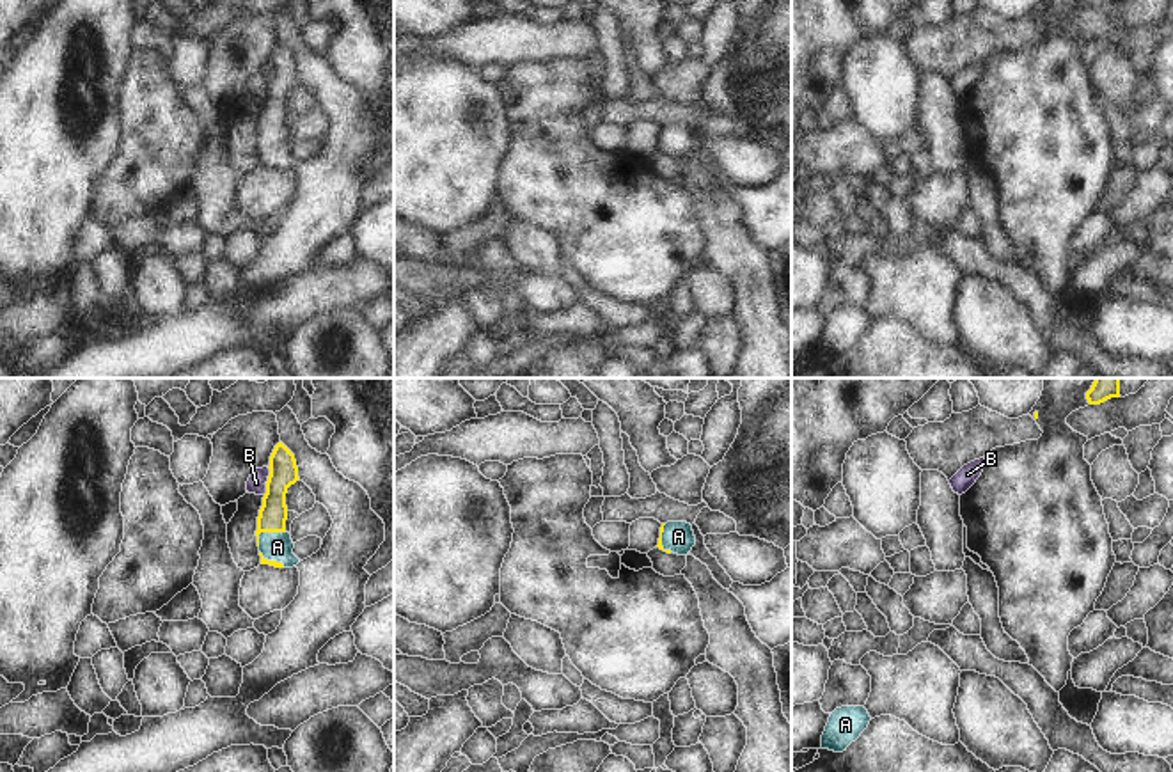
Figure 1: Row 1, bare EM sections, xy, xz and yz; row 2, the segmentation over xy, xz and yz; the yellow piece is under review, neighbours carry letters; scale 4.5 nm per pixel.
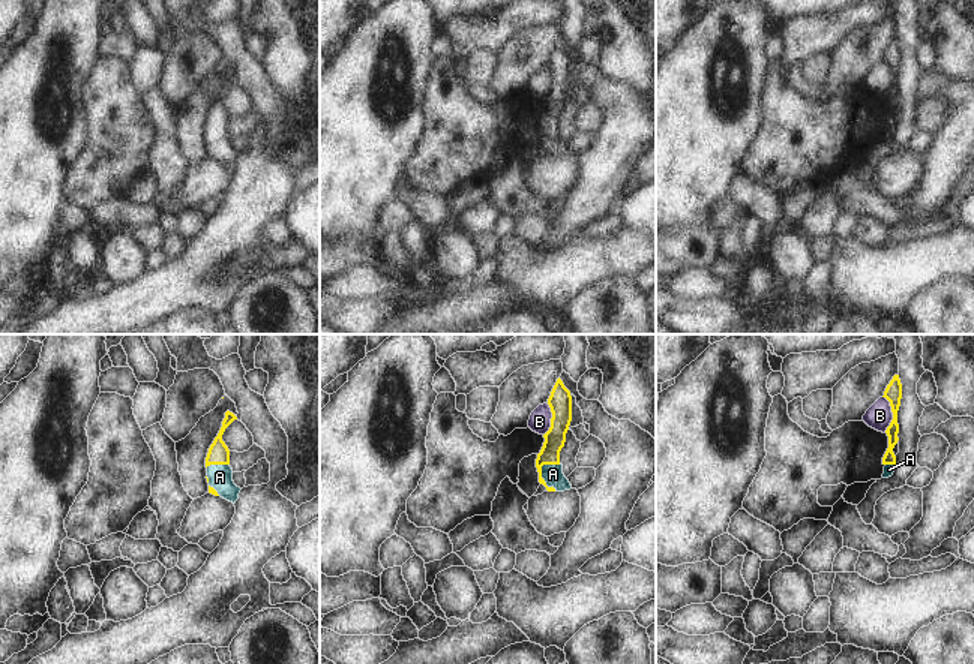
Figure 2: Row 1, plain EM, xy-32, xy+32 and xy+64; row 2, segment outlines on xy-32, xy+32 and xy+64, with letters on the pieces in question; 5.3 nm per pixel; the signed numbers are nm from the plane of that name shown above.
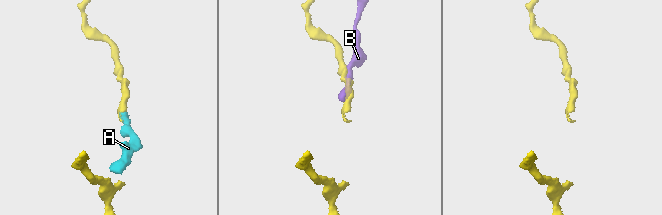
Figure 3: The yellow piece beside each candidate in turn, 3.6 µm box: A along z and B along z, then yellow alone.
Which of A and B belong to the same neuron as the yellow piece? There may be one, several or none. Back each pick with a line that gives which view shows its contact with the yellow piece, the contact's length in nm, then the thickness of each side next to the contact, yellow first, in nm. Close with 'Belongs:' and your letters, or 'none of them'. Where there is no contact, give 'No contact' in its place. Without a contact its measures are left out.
A: Touches yellow in xy. Shared border 140 nm. Thickness 130 nm (yellow) against 130 nm
Belongs: A

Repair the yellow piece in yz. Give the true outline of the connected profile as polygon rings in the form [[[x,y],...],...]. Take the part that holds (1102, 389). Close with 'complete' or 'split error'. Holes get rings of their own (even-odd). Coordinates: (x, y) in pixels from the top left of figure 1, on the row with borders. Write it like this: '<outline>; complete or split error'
[[[1095,378],[1091,389],[1086,392],[1090,405],[1100,405],[1111,398],[1120,398],[1120,378]]]; complete

